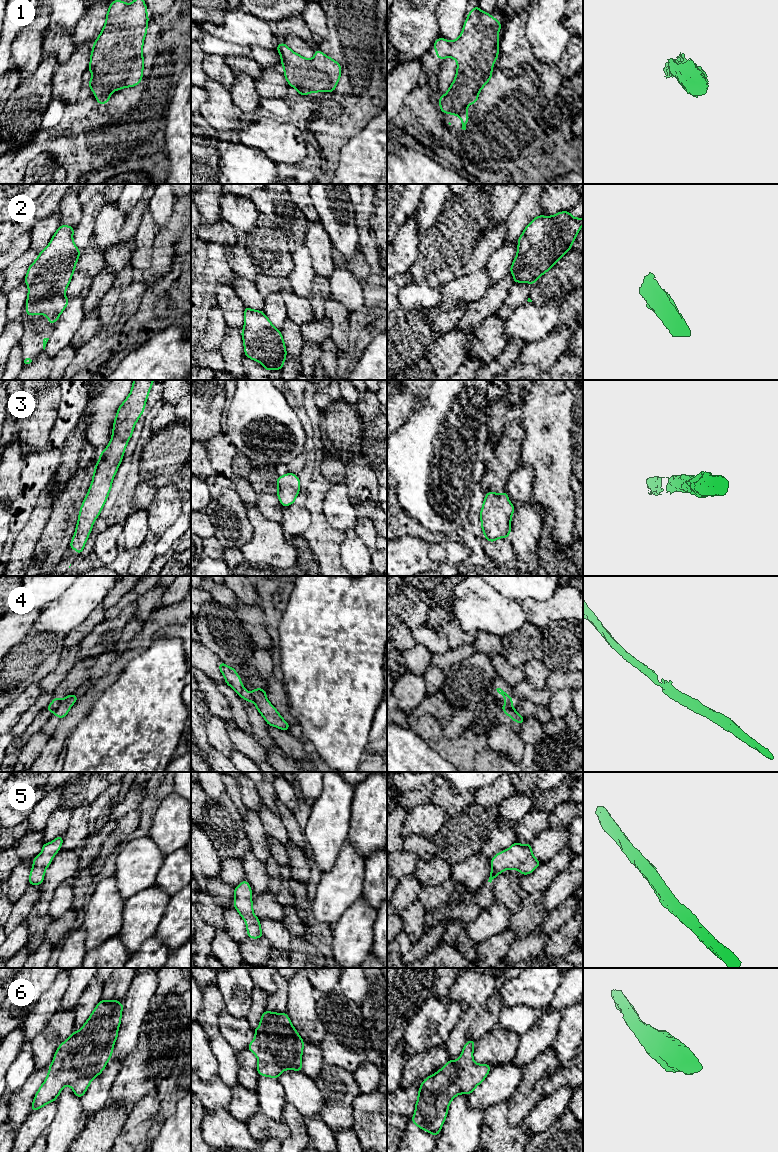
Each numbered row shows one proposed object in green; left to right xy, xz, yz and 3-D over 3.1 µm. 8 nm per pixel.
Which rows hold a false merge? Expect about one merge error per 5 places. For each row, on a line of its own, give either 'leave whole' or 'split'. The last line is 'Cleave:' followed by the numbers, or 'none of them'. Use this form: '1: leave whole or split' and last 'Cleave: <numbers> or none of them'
1: leave whole
2: leave whole
3: leave whole
4: split
5: leave whole
6: leave whole
Cleave: 4

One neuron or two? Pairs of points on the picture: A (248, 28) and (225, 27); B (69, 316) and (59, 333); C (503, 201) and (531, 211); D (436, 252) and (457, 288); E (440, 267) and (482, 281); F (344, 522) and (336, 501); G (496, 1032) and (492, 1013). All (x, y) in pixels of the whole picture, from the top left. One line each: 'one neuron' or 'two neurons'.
A: one neuron
B: one neuron
C: two neurons
D: two neurons
E: two neurons
F: one neuron
G: two neurons

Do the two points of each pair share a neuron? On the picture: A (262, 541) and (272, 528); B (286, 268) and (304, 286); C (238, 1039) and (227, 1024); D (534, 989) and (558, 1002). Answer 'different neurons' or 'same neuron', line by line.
A: same neuron
B: different neurons
C: same neuron
D: different neurons

